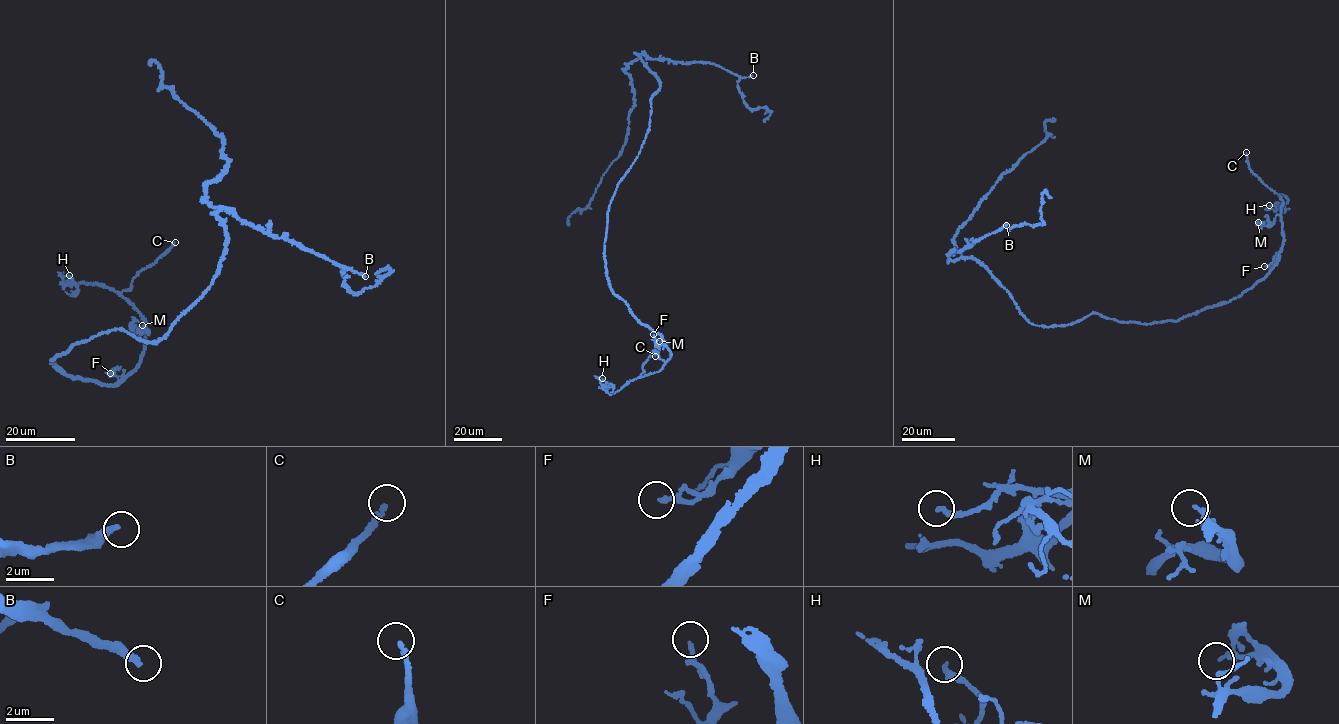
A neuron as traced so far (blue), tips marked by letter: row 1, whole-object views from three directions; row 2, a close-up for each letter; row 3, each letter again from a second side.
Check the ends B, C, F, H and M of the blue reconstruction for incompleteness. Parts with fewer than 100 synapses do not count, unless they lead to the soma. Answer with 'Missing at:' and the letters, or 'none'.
Missing at: B, C

